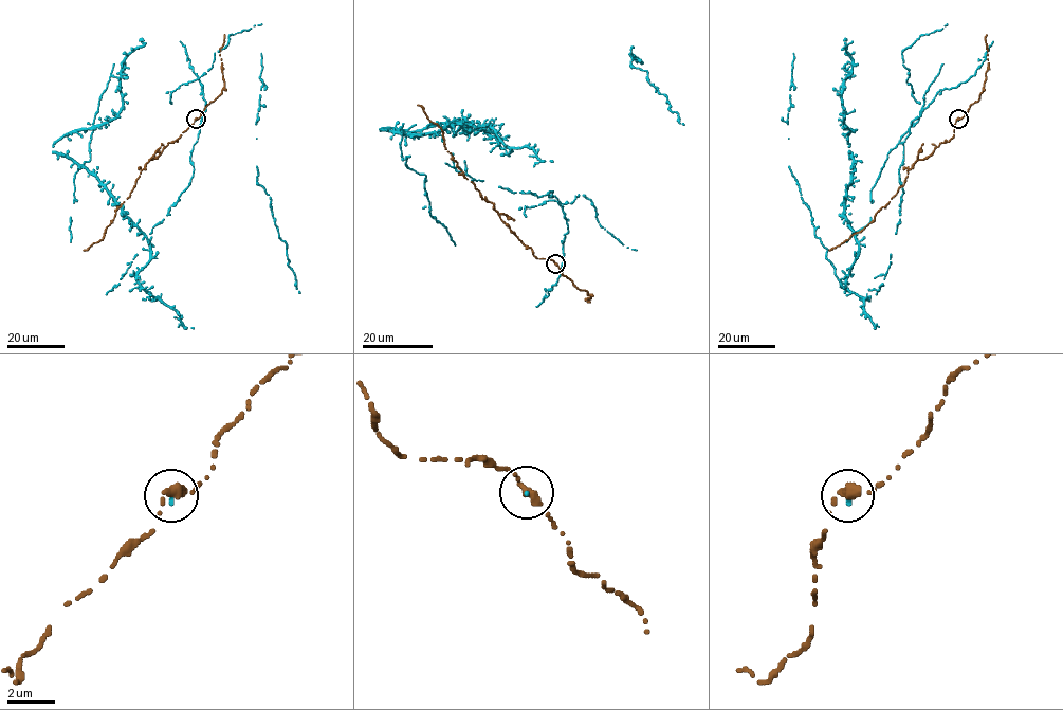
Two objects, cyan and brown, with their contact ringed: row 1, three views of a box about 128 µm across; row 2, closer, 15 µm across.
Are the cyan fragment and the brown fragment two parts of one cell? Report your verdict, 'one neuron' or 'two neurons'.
one neuron

